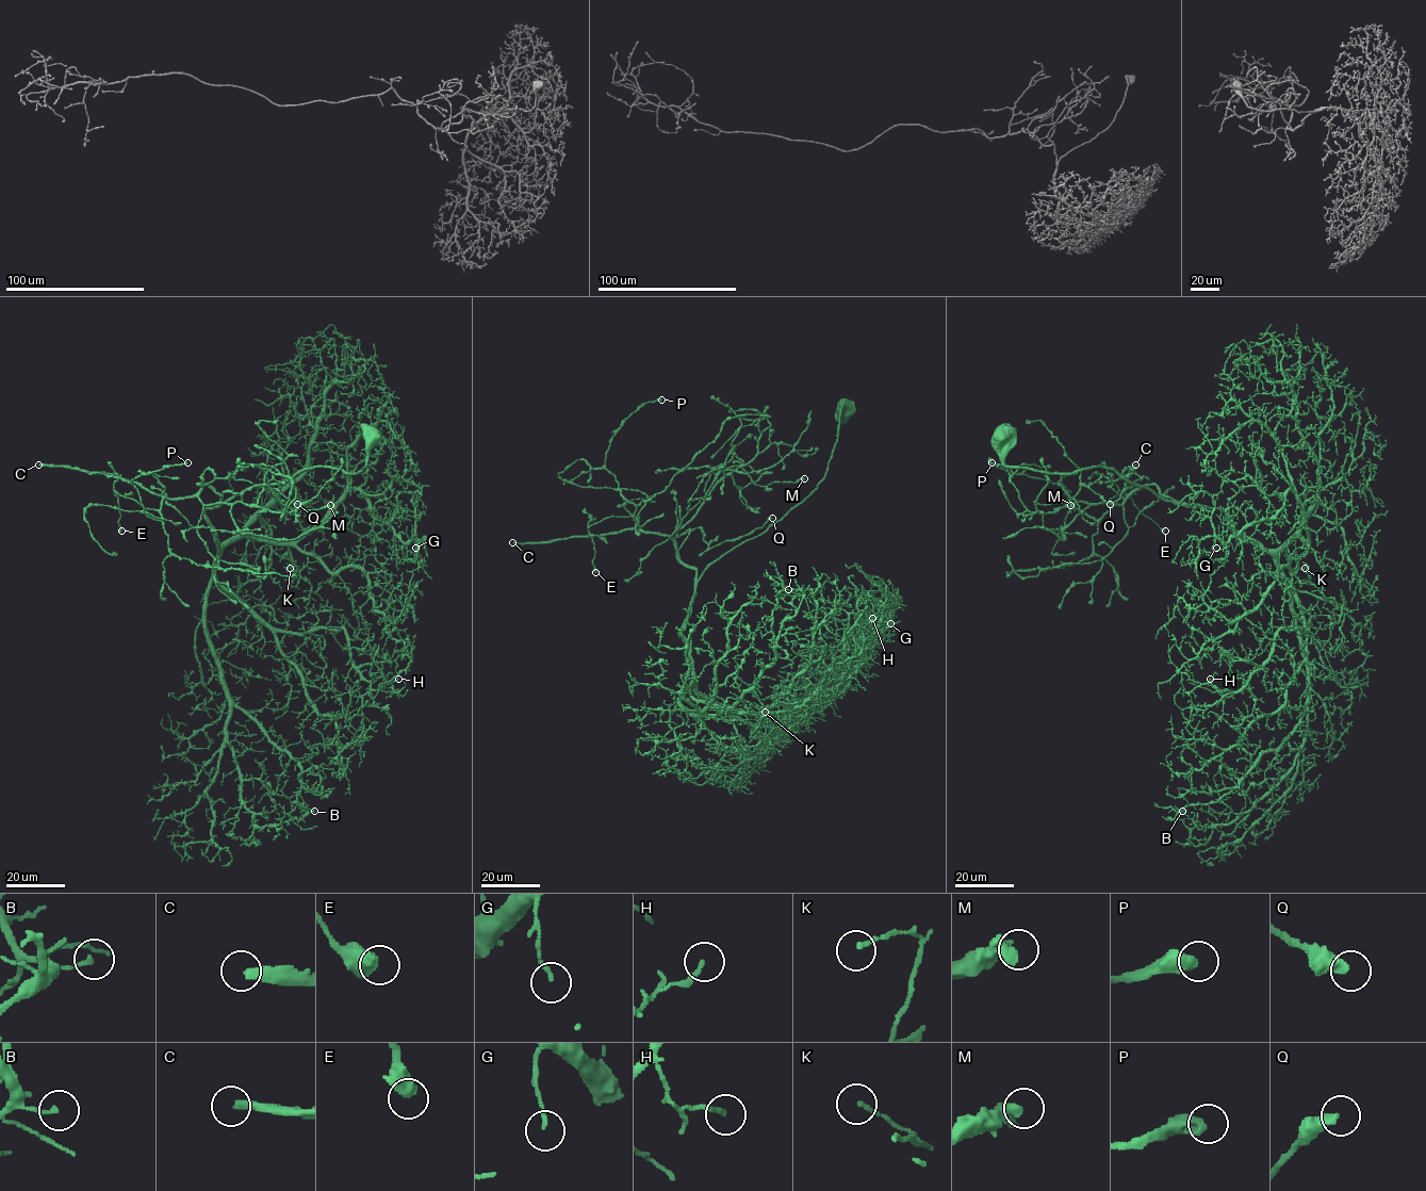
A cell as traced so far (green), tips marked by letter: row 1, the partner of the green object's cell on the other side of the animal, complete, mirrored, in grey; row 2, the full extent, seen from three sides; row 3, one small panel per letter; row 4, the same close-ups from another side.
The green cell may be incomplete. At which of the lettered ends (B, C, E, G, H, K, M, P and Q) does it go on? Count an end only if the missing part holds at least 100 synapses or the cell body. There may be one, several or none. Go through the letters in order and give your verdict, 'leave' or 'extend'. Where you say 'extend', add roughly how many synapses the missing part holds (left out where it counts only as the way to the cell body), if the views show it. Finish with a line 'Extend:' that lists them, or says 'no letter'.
B: leave
C: extend; about 700 synapses
E: leave
G: leave
H: leave
K: leave
M: leave
P: leave
Q: leave
Extend: C

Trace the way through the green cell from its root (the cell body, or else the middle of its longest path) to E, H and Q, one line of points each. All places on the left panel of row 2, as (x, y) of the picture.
E: (374, 437), (358, 472), (307, 468), (224, 502), (205, 485), (150, 509), (114, 490), (121, 531)
H: (374, 437), (358, 472), (307, 468), (205, 519), (216, 578), (258, 616), (343, 629), (370, 691), (398, 679)
Q: (374, 437), (358, 472), (307, 468), (224, 502), (203, 485), (231, 473), (297, 504)

